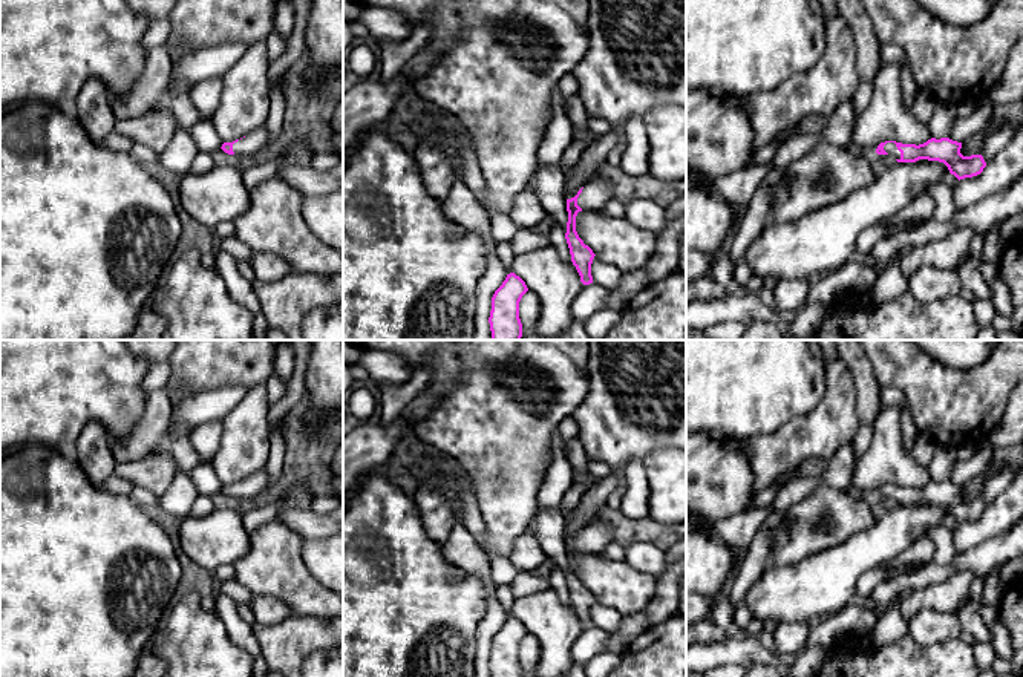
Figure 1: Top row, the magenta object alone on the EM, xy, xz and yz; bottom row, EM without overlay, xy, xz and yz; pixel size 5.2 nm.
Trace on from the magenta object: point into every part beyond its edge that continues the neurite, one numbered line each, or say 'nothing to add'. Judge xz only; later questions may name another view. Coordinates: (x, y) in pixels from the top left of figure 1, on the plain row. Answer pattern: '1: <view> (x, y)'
1: xz (594, 538)

